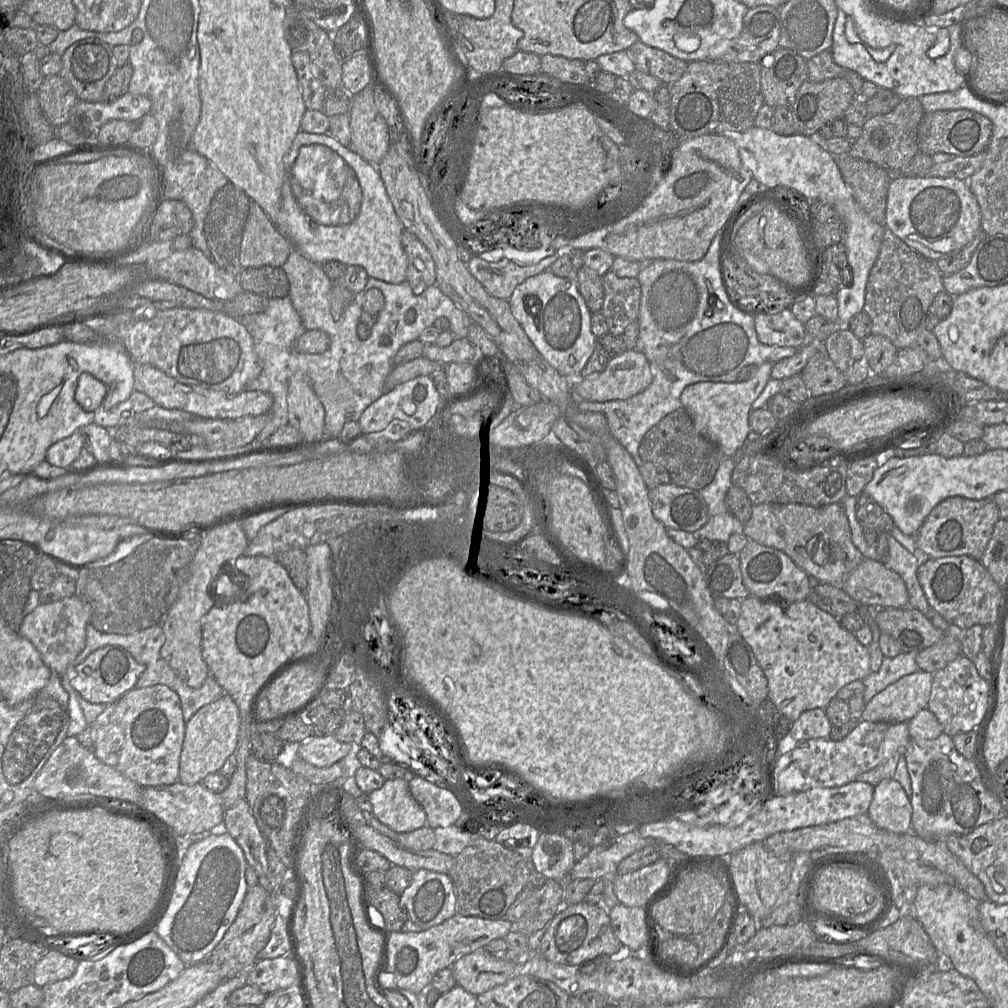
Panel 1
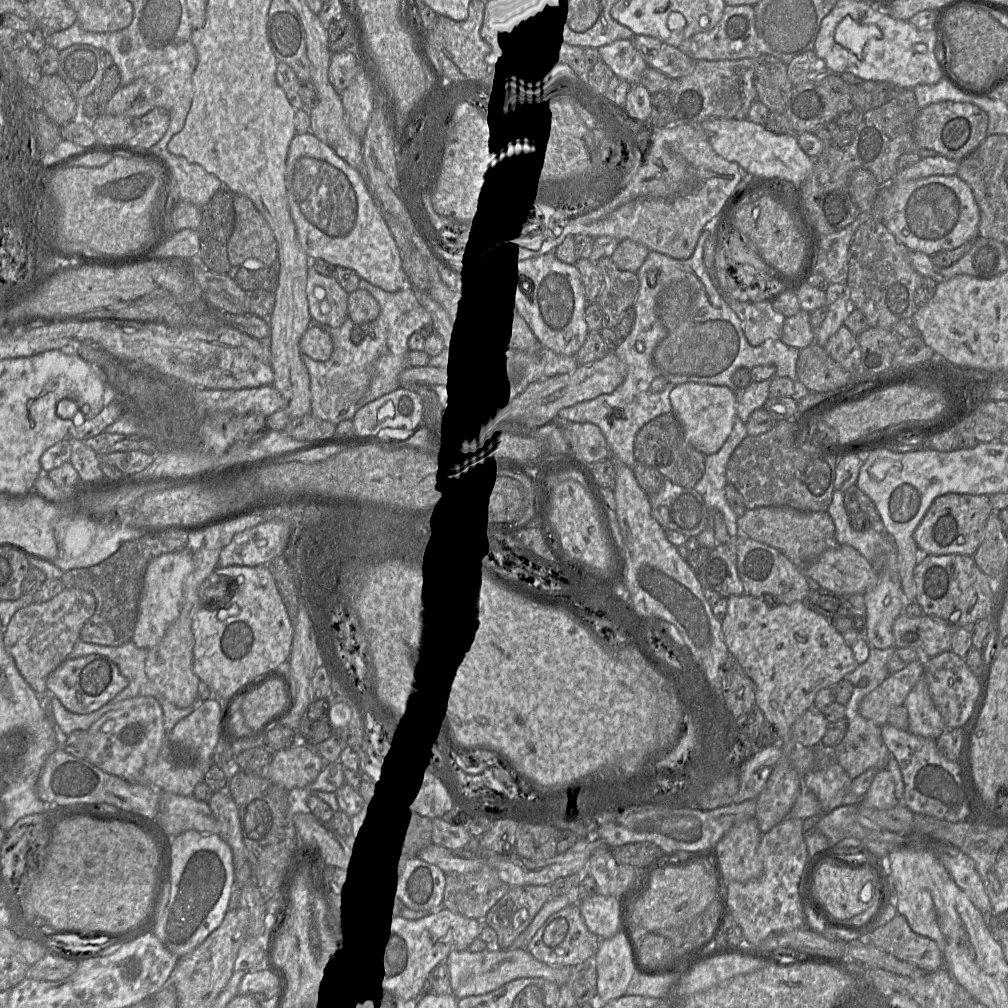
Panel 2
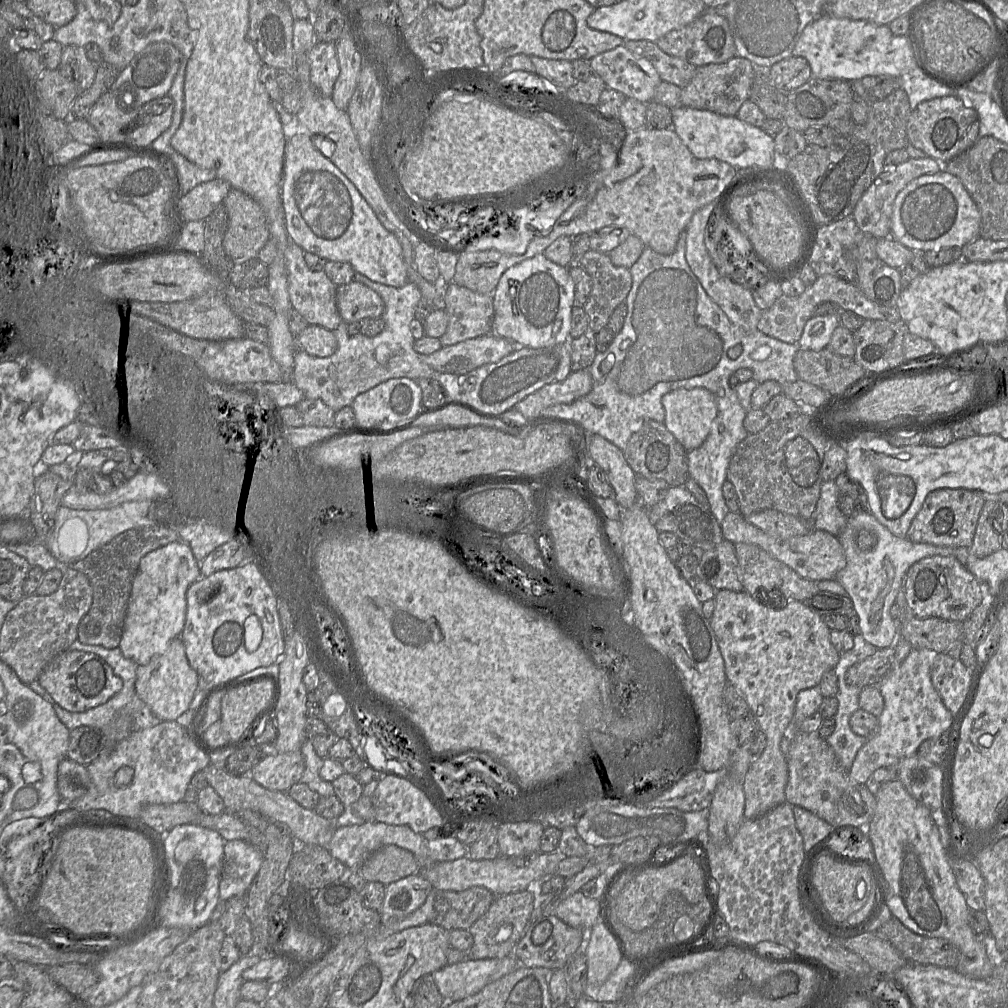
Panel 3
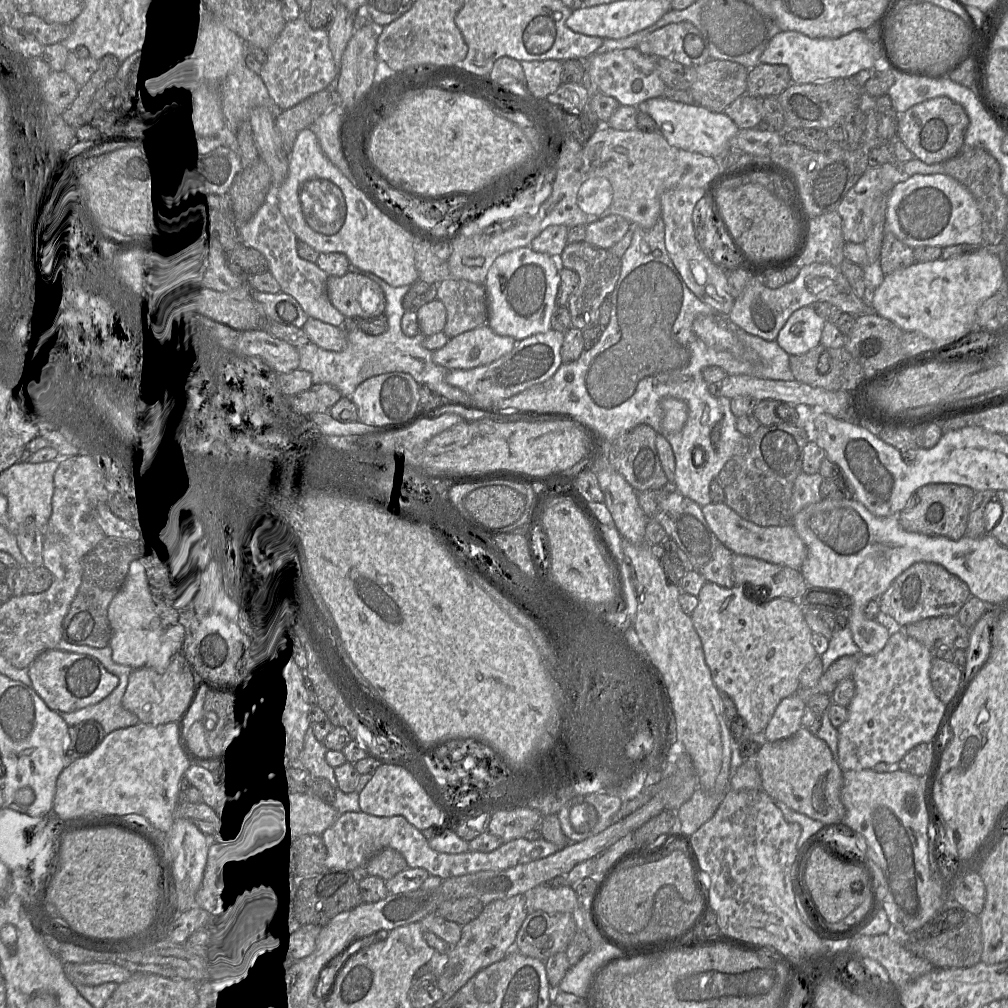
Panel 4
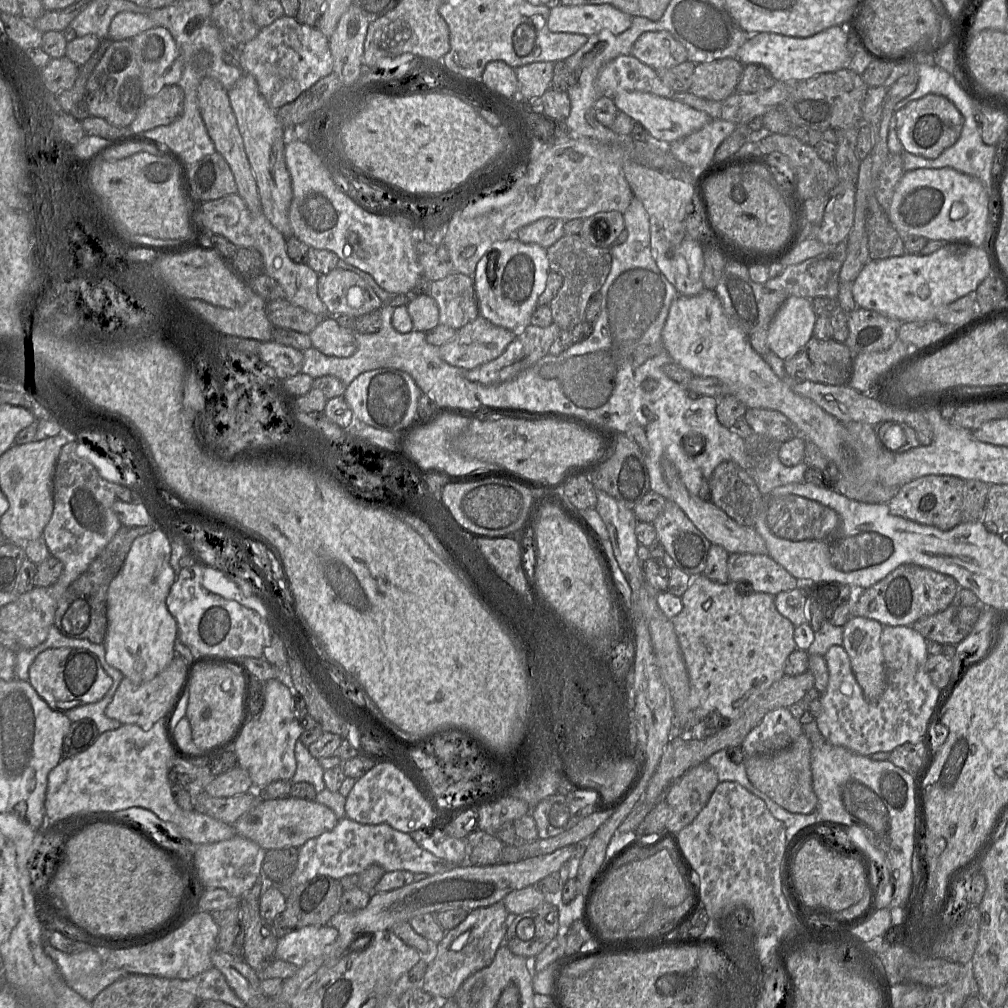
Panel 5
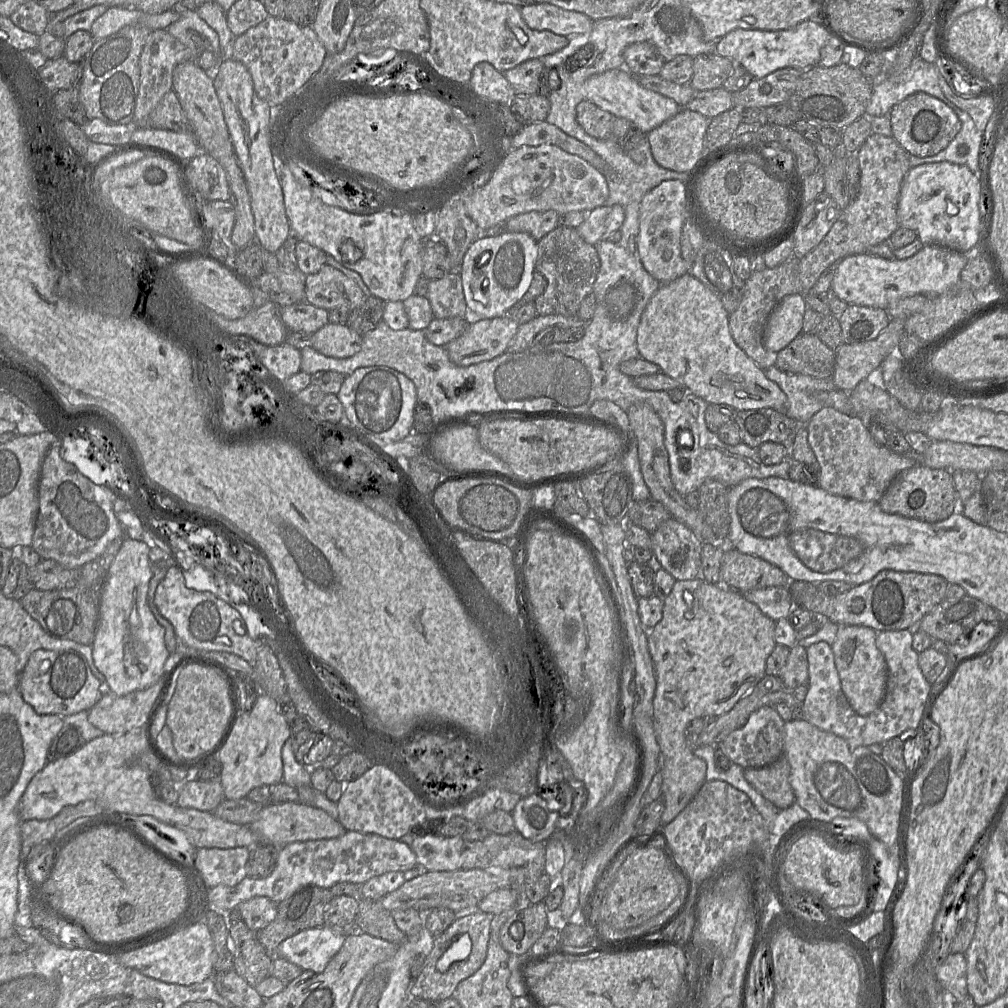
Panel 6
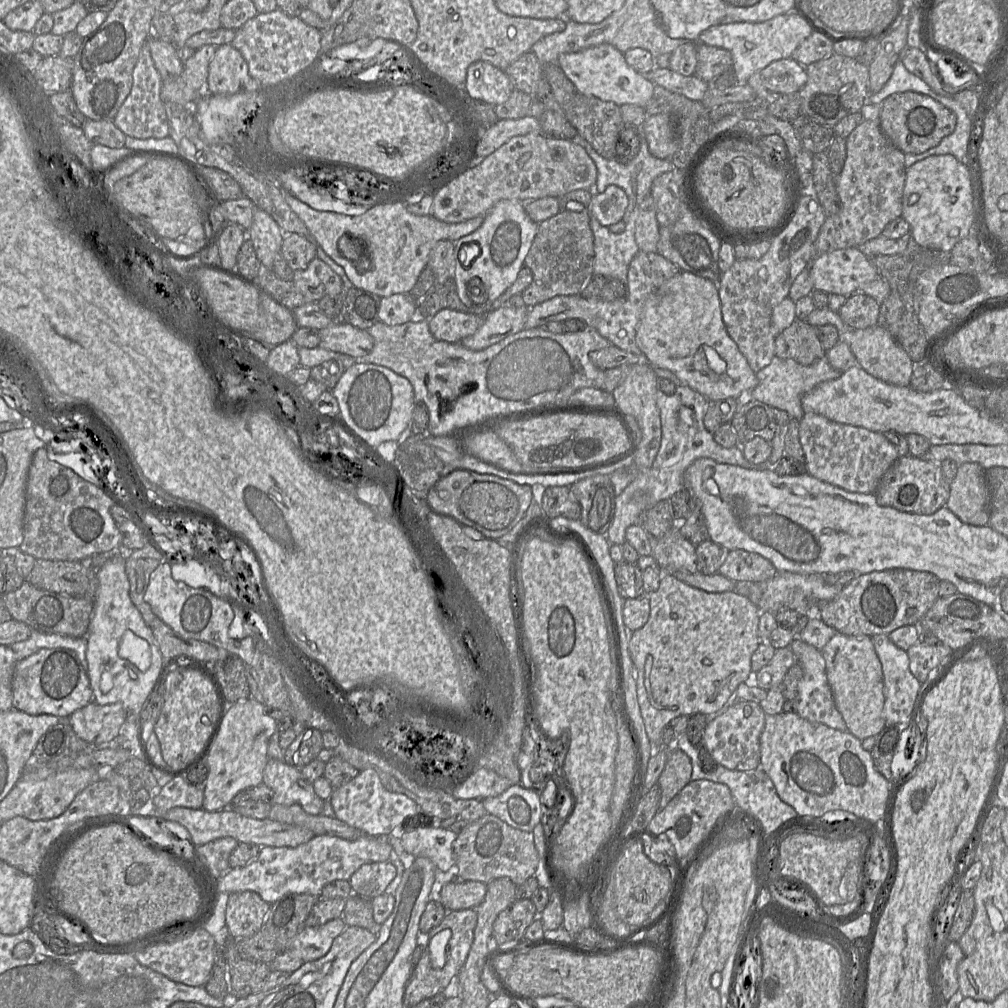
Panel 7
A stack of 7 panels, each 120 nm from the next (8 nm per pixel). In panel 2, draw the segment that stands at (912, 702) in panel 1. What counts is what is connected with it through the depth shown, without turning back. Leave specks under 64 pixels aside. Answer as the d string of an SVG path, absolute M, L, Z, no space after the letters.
M914 661L890 675L880 686L862 700L860 714L878 726L888 724L890 711L903 706L910 691L925 673L926 661Z

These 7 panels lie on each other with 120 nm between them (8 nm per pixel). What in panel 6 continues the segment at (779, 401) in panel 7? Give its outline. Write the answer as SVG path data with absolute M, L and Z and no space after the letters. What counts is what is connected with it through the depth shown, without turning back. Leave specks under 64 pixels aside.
M776 365L768 369L763 369L768 379L775 382L787 396L785 413L796 420L799 424L806 424L811 417L823 406L823 402L817 399L818 392L830 392L839 389L832 378L815 378L804 374L795 374L782 371Z

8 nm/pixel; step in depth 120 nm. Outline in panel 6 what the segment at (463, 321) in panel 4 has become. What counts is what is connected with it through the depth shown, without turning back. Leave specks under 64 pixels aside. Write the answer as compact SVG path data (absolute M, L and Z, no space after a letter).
M454 269L441 279L430 280L427 299L431 304L433 317L436 319L465 319L467 305L459 269Z

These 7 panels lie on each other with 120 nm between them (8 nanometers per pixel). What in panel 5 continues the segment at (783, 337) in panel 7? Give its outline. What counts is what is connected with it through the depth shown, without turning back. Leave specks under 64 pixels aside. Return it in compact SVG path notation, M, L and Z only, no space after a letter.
M812 337L797 354L784 360L784 368L793 382L847 385L855 356L845 343Z

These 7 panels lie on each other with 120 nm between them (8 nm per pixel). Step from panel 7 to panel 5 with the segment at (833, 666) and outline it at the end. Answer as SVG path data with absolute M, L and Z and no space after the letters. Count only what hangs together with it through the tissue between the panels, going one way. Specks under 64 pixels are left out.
M854 617L843 628L842 647L847 652L853 673L869 703L877 703L882 697L886 686L886 668L881 646L883 625L878 621L863 617Z

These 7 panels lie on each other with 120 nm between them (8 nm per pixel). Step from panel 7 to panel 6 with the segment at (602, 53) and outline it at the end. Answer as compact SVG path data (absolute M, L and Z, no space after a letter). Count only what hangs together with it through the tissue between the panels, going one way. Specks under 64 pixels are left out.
M626 68L608 70L591 76L585 84L586 98L615 117L625 118L644 134L674 117L682 109L671 98L644 88Z

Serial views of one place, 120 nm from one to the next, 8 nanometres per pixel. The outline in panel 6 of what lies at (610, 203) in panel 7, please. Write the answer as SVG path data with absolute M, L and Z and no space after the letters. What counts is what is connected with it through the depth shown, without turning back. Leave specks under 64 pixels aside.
M603 205L586 212L583 222L575 229L584 241L596 245L619 230L624 219L625 211L621 205Z

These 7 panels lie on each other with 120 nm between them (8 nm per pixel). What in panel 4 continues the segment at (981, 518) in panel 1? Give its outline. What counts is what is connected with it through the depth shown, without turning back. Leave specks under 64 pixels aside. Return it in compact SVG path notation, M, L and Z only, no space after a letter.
M931 483L918 488L898 514L901 527L913 533L959 540L966 535L970 506L975 490L965 485Z

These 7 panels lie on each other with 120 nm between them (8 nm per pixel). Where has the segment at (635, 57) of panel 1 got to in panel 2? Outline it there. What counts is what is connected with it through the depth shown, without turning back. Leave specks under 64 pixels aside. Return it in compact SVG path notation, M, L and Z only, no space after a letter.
M634 35L631 44L649 68L658 70L670 79L685 77L694 68L695 61L692 58L656 38Z

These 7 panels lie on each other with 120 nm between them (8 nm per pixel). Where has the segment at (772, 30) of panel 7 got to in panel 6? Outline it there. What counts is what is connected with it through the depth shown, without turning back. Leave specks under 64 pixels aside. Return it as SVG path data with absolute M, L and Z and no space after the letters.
M817 19L805 20L796 27L787 30L734 29L717 40L715 52L732 60L734 65L742 66L754 78L758 79L782 68L794 68L804 71L818 65L821 49L831 36L836 38L836 35L827 24L819 23Z

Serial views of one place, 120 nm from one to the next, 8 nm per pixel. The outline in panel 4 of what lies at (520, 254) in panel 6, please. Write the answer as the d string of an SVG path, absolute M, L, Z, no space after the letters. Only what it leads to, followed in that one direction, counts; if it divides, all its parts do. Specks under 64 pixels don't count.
M529 247L516 248L497 257L487 272L484 284L488 301L486 325L495 334L512 337L515 341L550 330L561 268L558 258L536 253Z

